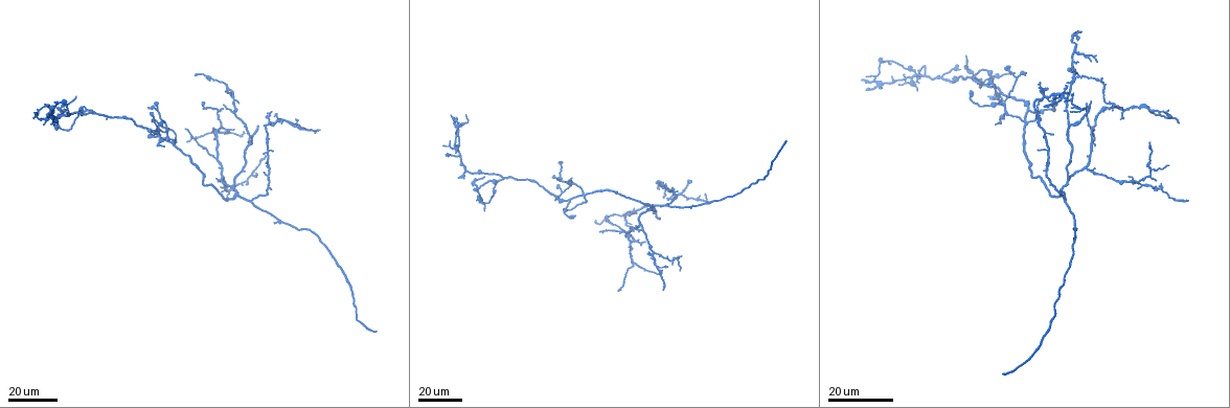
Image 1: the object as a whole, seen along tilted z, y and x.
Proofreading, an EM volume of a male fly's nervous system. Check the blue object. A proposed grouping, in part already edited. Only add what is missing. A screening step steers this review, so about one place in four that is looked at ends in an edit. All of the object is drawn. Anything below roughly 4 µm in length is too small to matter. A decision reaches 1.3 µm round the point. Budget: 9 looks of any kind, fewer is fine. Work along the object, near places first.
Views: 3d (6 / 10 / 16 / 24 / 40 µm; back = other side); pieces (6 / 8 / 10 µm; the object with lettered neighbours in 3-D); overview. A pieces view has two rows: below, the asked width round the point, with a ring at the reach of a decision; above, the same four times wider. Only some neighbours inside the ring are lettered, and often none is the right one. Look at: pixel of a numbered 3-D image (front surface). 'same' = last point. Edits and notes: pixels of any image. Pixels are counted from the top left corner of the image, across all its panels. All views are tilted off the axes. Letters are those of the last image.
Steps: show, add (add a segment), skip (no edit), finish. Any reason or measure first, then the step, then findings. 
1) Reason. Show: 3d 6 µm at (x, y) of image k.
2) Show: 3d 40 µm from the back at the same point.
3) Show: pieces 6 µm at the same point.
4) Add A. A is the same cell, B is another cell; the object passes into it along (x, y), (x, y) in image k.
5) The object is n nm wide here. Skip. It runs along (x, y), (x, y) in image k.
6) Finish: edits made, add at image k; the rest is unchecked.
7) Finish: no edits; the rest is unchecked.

Free end. Show: 3d 40 µm at (55, 125) of image 1.

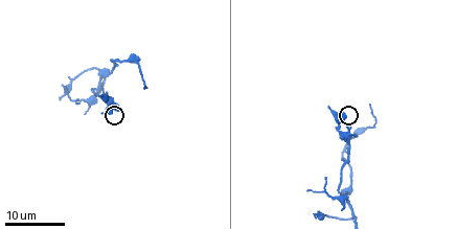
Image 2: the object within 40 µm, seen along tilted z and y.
Show: pieces 10 µm at (108, 114) of image 2.

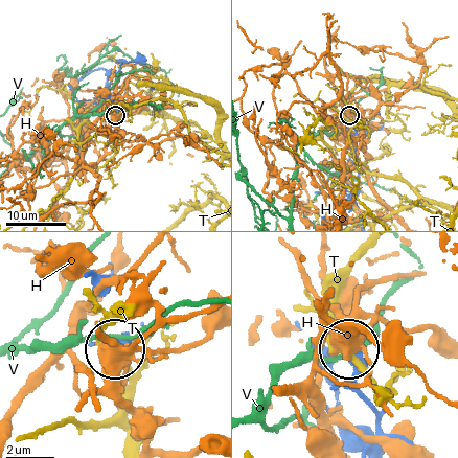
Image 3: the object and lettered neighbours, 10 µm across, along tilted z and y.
Skip. H, T and V are other cells; none of them fits.

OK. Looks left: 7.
End of a long branch. Show: 3d 24 µm at (195, 73) of image 1.

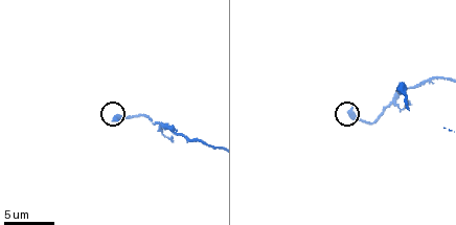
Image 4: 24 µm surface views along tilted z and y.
Show: pieces 6 µm at (348, 114) of image 4.

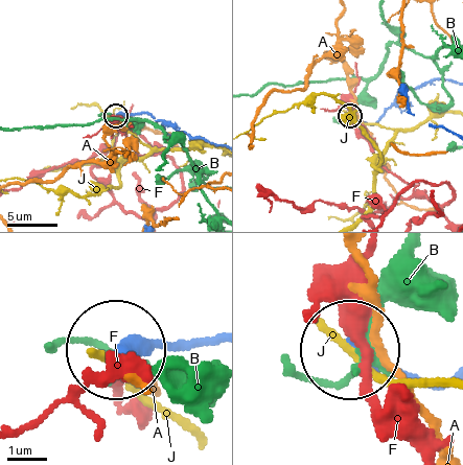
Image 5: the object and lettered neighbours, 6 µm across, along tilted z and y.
Skip. A, B, F and J are other cells; none of them fits.

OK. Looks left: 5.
An open end. Show: 3d 24 µm at (559, 184) of image 1.

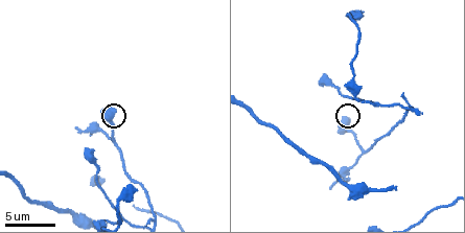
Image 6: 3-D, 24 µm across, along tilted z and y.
Show: pieces 8 µm at (112, 108) of image 6.

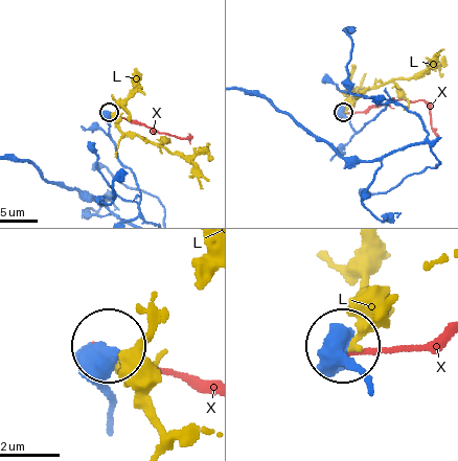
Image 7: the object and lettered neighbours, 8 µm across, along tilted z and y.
The object is 590 nm wide here. Skip. L and X are other cells; it runs along (141, 210), (141, 192), (134, 173), (119, 160), (108, 112) in image 7; none of them fits.

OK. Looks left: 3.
Thin end. Show: 3d 40 µm at (1090, 101) of image 1.

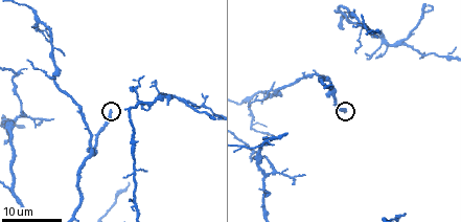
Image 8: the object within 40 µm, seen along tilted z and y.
What lies round it. Show: pieces 10 µm at (111, 110) of image 8.

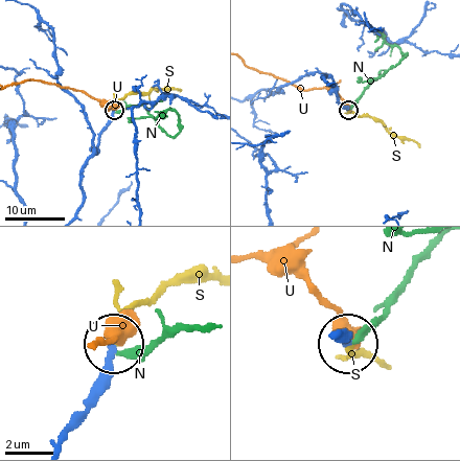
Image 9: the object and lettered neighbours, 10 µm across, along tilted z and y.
The object is 180 nm wide here. Add S. S is the same cell, N and U are other cells; the object passes into it along (331, 335), (351, 351), (382, 361) in image 9; the neuron continues.

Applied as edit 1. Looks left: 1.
Finish: edits made, add at image 9; the rest is unchecked.

